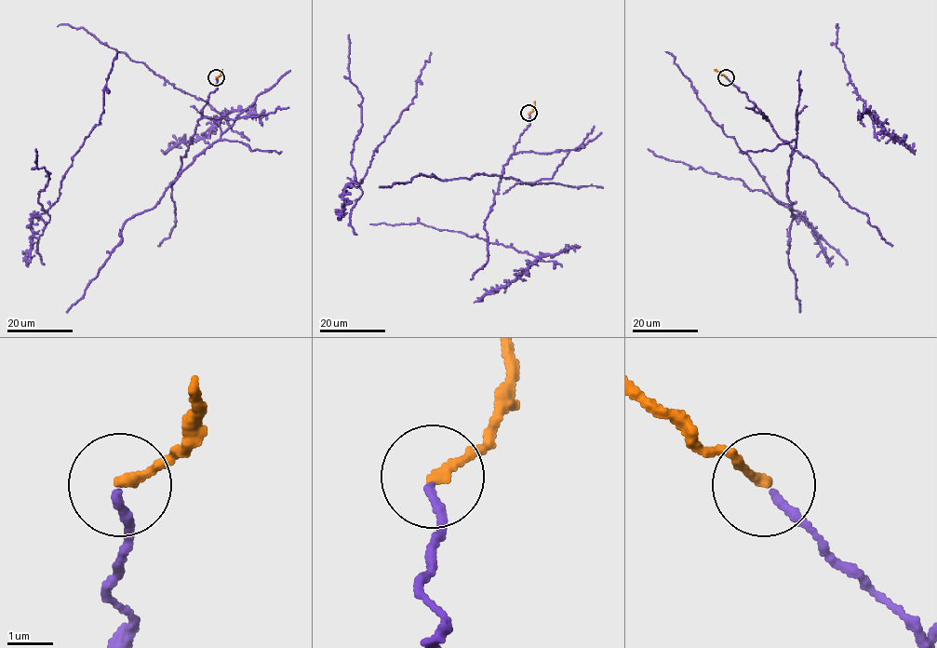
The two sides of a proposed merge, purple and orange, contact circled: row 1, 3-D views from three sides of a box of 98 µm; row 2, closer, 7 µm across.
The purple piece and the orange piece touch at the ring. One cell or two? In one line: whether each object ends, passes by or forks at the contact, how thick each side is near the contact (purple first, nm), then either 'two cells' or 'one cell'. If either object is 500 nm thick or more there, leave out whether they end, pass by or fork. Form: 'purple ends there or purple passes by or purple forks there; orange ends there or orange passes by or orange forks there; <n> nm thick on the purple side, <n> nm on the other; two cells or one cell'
purple ends there; orange ends there; 170 nm thick on the purple side, 220 nm on the other; one cell

